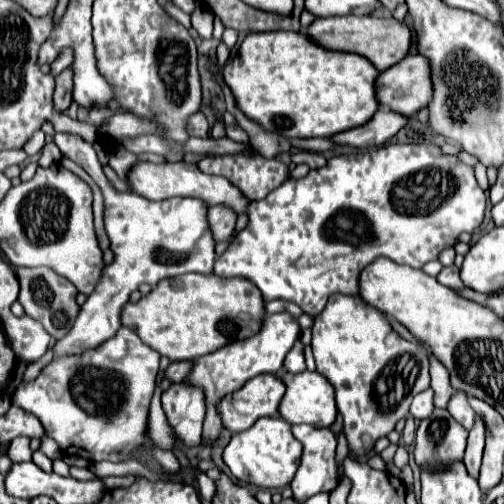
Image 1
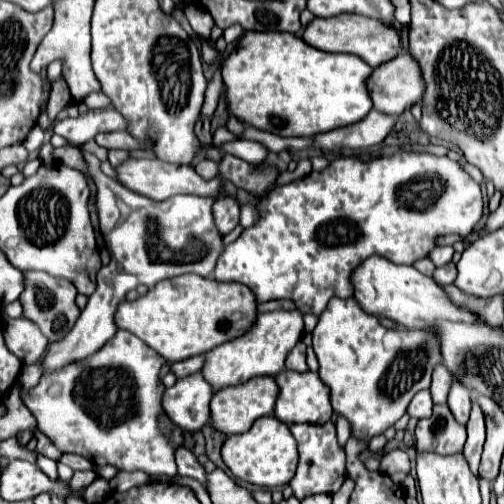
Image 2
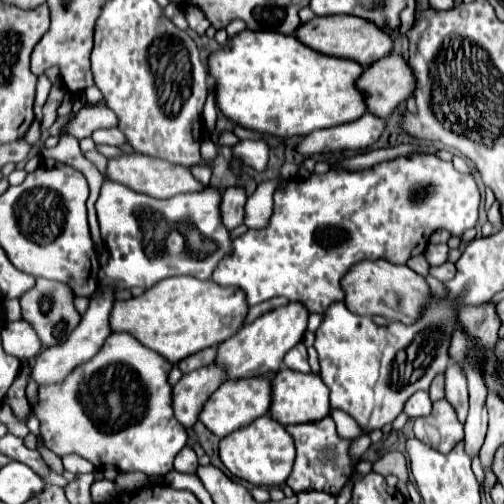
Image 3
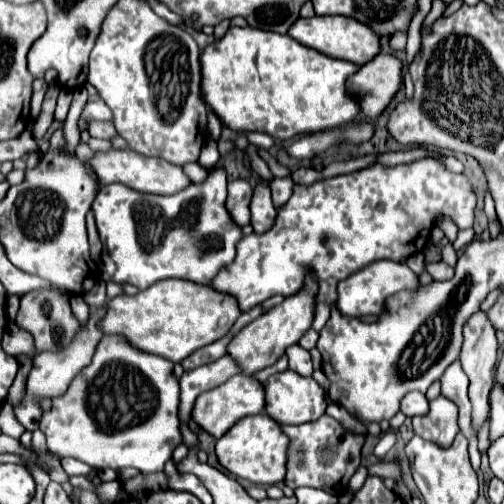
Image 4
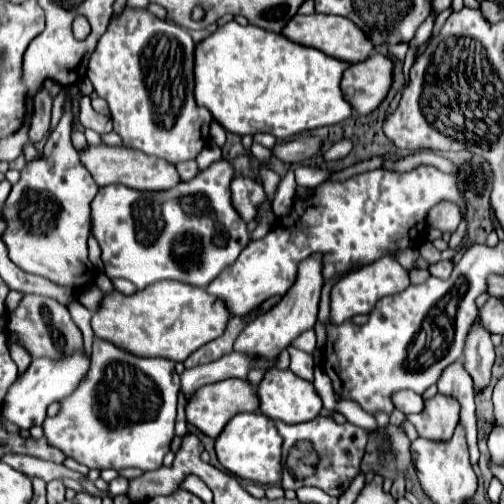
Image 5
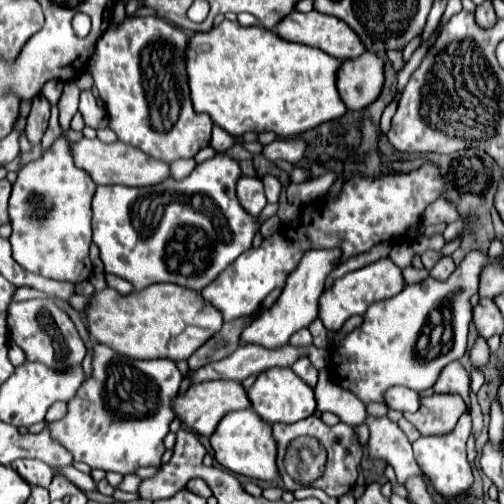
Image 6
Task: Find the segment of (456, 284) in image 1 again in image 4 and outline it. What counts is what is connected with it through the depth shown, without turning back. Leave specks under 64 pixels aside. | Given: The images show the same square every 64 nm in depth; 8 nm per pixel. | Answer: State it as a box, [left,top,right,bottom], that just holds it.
[426,260,454,280]

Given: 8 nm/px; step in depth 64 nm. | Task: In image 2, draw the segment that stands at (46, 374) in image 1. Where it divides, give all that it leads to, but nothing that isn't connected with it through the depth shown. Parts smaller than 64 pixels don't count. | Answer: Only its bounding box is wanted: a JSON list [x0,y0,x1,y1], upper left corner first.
[22,330,184,476]

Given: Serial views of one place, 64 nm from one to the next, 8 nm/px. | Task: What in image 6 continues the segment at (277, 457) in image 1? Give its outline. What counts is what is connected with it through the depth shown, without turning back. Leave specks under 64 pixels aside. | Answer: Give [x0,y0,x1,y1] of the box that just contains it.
[210,410,276,480]

